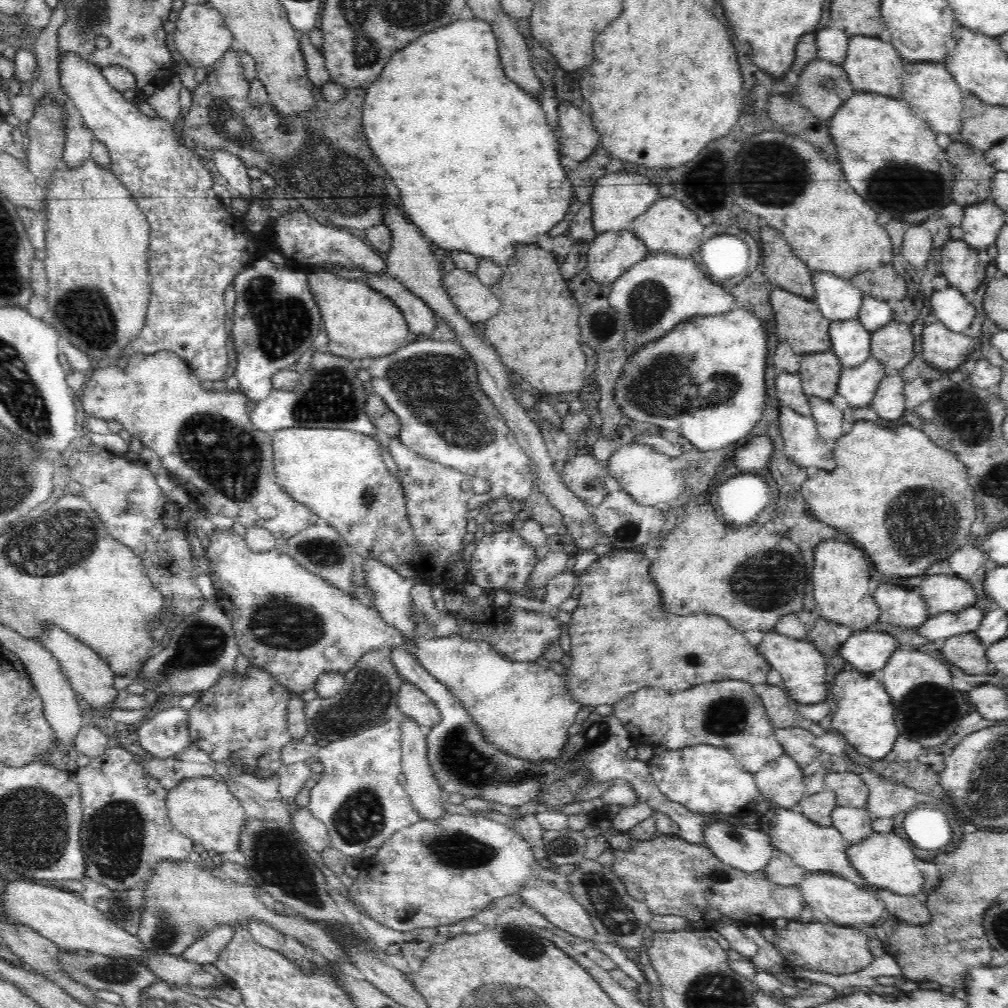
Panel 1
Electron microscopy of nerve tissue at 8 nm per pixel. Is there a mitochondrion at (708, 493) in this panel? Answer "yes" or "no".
no

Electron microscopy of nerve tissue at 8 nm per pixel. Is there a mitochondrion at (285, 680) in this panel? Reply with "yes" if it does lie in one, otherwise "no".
no

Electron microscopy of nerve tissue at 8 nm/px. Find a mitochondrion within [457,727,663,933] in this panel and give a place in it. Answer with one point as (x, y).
(563, 846)

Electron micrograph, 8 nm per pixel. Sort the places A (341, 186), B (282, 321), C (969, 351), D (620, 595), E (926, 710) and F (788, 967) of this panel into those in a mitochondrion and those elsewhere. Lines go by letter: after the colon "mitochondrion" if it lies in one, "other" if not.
A: mitochondrion
B: mitochondrion
C: other
D: other
E: mitochondrion
F: other

